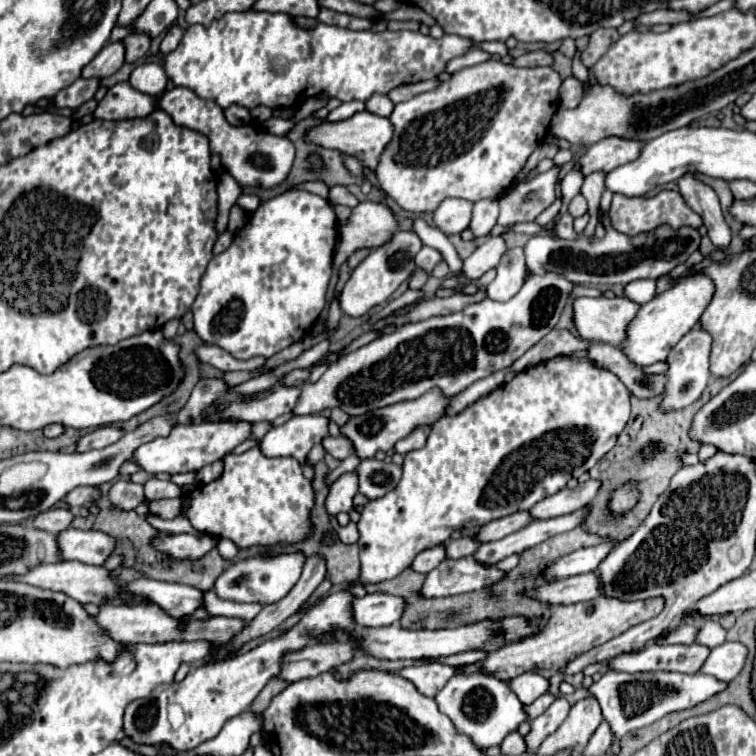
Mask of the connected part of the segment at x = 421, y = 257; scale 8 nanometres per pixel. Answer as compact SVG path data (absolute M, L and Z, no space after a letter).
M422 247L422 251L416 255L416 269L424 269L428 273L432 273L434 265L442 259L442 255L432 249L432 247Z

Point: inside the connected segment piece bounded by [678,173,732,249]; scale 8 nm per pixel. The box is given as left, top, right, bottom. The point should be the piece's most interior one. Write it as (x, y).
(700, 198)

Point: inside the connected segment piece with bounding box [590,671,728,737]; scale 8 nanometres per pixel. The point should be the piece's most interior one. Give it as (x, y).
(629, 701)

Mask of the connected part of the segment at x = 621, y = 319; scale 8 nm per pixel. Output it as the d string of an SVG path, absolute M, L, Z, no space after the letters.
M578 297L574 301L574 323L582 339L604 341L620 347L624 343L624 329L628 321L640 311L640 303L634 303L624 297Z

